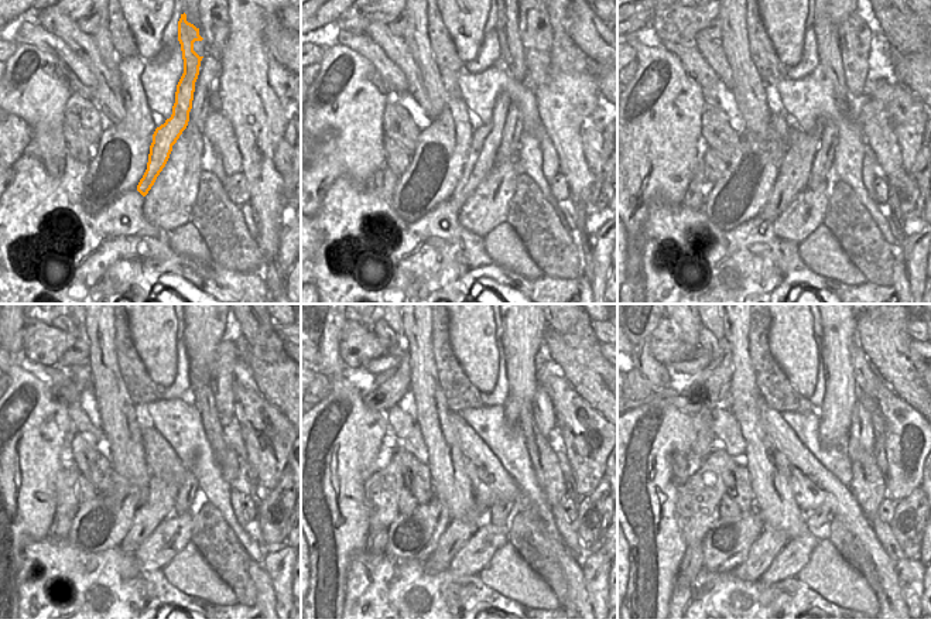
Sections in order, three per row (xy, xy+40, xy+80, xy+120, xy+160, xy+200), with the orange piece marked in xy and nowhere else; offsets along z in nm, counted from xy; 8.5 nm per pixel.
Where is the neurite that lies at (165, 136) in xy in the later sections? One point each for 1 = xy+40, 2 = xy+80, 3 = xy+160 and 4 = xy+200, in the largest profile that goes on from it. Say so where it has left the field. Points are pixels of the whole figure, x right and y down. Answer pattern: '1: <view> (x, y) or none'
1: xy+40 (486, 139)
2: xy+80 (796, 168)
3: xy+160 (458, 533)
4: xy+200 (770, 541)

